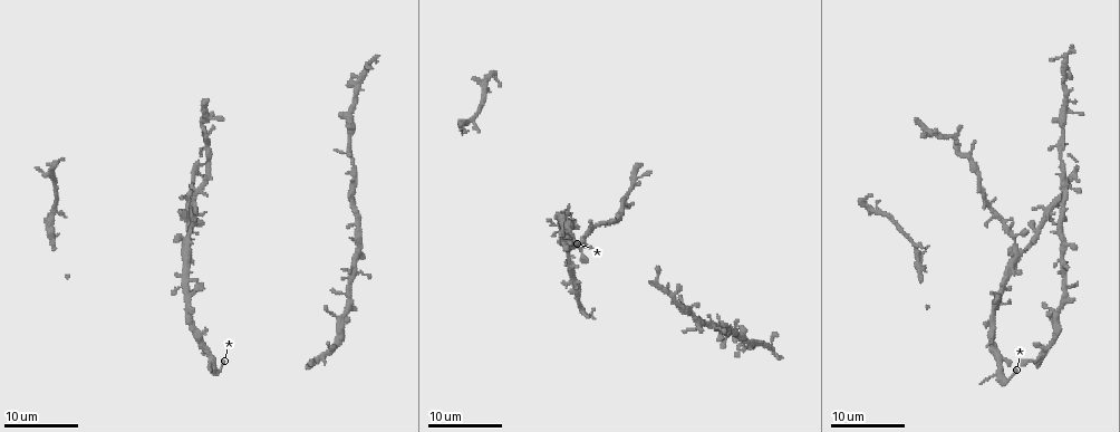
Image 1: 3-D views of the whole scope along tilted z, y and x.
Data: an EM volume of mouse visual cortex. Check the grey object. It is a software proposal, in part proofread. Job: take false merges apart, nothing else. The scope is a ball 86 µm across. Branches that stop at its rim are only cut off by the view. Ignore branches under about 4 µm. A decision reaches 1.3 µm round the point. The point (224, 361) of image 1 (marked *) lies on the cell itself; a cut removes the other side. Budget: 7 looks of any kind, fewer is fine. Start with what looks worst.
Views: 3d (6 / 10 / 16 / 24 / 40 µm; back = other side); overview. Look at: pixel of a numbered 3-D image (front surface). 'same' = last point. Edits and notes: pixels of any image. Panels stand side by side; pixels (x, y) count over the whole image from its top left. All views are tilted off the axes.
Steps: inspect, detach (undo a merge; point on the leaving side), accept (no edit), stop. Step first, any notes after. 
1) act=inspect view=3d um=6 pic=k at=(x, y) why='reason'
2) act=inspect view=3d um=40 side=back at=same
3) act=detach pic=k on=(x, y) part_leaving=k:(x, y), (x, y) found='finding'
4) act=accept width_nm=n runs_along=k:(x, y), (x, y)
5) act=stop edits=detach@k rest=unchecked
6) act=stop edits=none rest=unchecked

act=inspect view=3d um=24 pic=1 at=(183, 286) why='branch point'

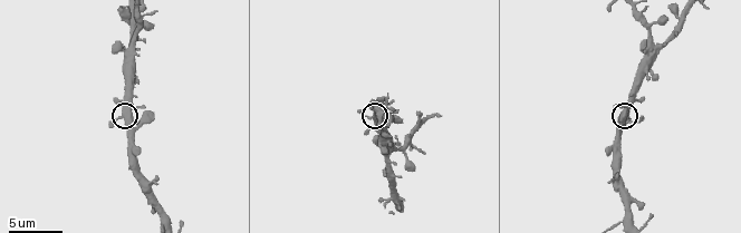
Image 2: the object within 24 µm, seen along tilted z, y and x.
act=inspect view=3d um=10 pic=2 at=(120, 117)

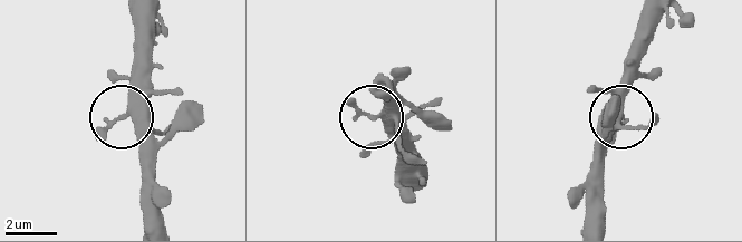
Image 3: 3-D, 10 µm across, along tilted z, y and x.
act=accept arms=3 found='one cell here'

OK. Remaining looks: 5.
act=inspect view=3d um=16 pic=2 at=(656, 46)

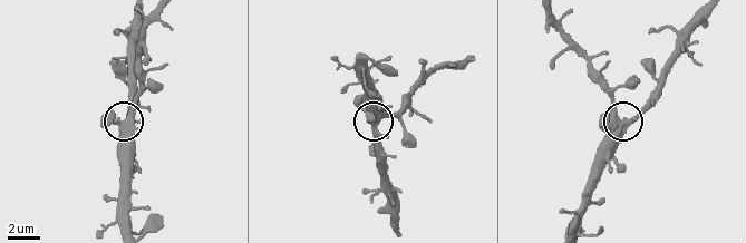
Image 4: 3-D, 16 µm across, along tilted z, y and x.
act=inspect view=3d um=6 pic=4 at=(623, 121) why='closer look'

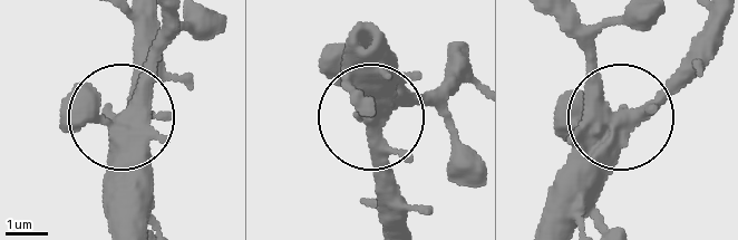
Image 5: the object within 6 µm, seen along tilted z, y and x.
act=accept width_nm=440 runs_along=5:(540, 217), (571, 152), (651, 101), (724, 25) found='one cell here'

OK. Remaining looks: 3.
act=inspect view=3d um=16 pic=1 at=(864, 205) why='three arms meet'

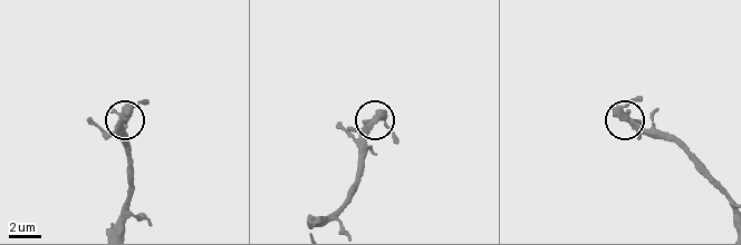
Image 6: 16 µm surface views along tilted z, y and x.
act=inspect view=3d um=10 pic=6 at=(371, 123)

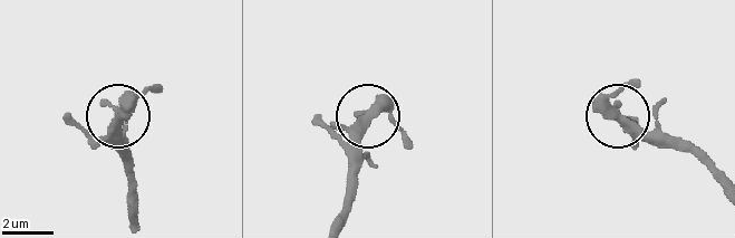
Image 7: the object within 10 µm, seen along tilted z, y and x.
act=accept width_nm=330 found='one cell here'

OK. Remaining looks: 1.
act=stop edits=none rest=unchecked

